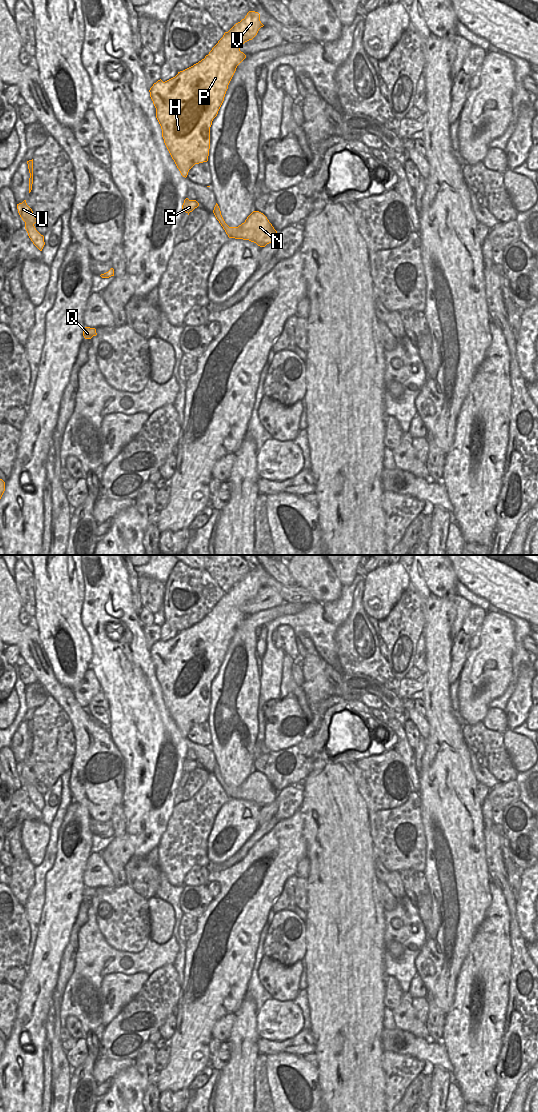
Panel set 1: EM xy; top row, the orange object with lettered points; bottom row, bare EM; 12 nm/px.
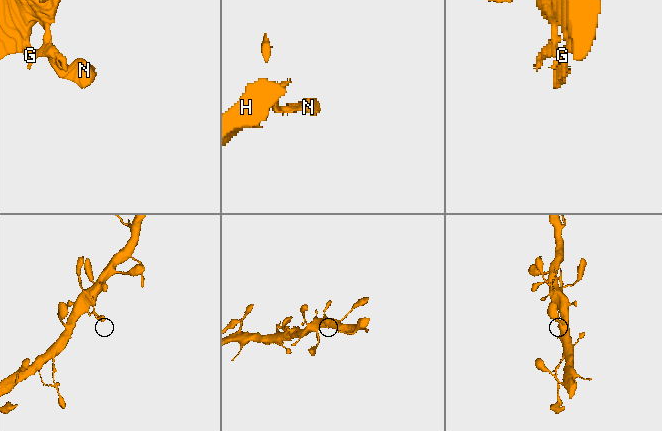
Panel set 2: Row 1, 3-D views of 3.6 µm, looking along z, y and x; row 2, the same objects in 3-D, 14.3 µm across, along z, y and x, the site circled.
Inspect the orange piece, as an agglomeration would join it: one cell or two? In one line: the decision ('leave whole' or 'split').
leave whole

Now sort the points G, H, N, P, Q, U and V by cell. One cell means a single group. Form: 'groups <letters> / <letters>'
groups G H N P Q U V

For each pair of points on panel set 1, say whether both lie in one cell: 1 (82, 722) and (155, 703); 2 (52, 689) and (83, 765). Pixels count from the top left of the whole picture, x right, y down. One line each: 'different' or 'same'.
1: different
2: same

